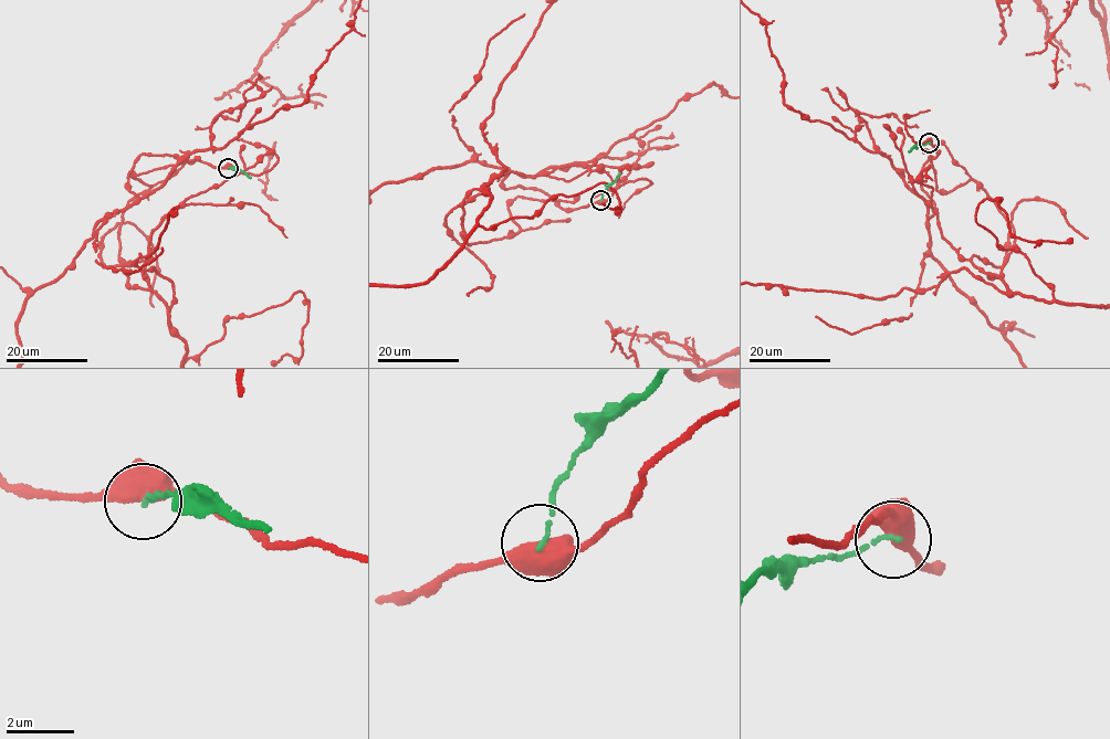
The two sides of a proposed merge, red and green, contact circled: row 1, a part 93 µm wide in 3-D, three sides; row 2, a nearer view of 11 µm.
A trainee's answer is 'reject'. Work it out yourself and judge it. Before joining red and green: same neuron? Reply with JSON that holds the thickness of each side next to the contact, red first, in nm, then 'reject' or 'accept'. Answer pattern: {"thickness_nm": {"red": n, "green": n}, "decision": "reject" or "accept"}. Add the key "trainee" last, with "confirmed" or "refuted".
{"thickness_nm": {"red": 440, "green": 130}, "decision": "reject", "trainee": "confirmed"}

